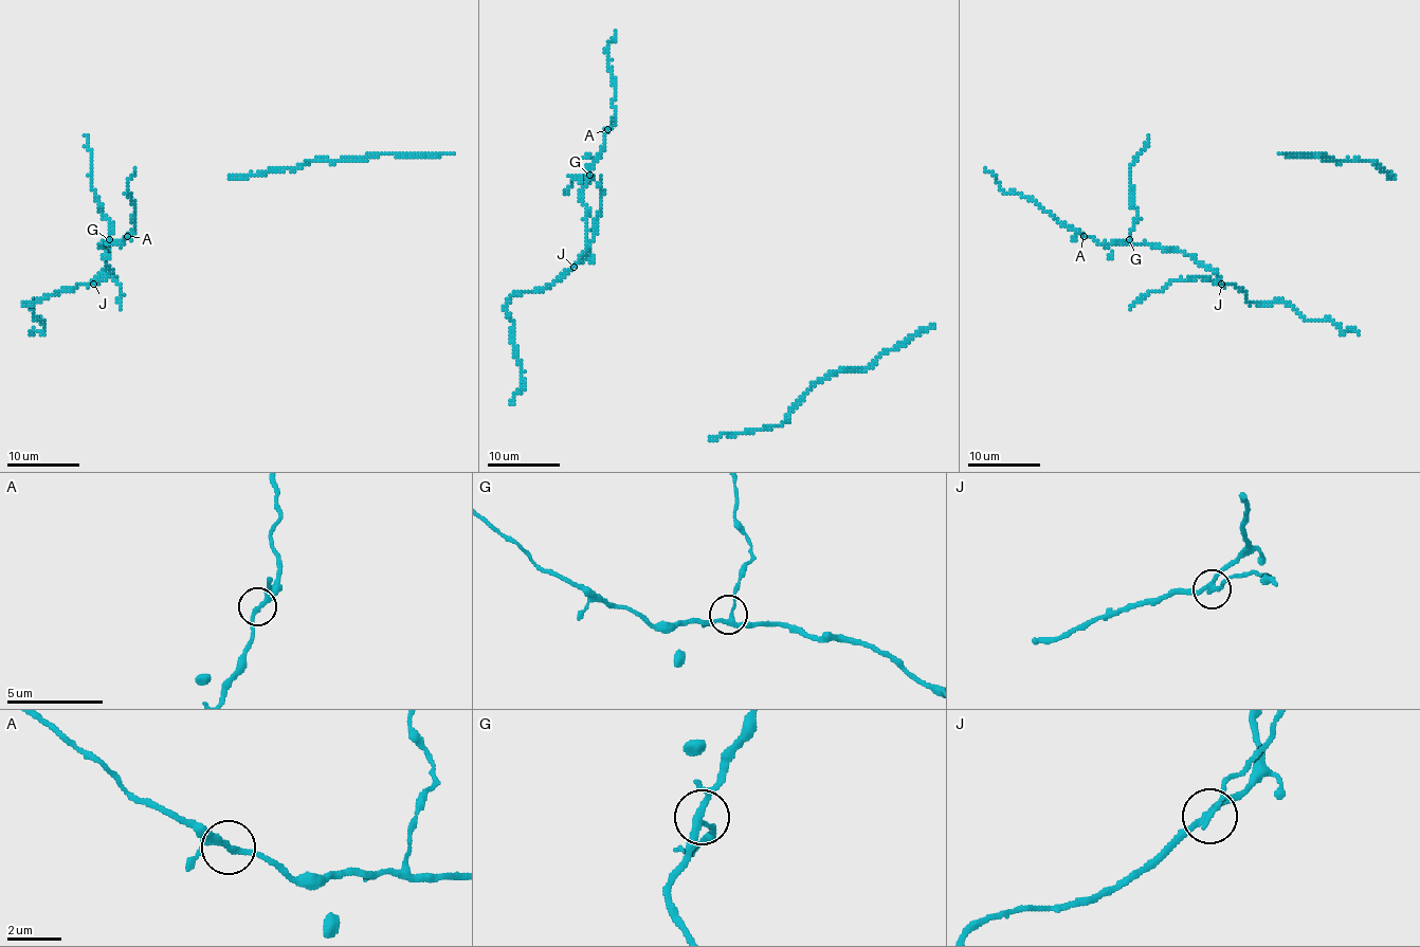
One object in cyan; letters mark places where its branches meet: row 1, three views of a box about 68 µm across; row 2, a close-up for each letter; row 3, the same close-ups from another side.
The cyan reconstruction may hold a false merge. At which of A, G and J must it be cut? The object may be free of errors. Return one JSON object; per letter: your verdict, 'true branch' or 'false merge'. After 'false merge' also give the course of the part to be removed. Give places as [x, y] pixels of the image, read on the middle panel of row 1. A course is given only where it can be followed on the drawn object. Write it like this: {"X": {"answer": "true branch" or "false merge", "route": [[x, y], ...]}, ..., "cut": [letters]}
{"A": {"answer": "true branch"}, "G": {"answer": "true branch"}, "J": {"answer": "false merge", "route": [[575, 267], [596, 233], [595, 220], [600, 205], [602, 175]]}, "cut": ["J"]}

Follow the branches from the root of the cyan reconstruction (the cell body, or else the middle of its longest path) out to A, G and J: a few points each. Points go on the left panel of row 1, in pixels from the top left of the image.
A: (114, 272), (107, 265), (107, 249), (99, 243), (122, 243), (127, 236)
G: (114, 272), (107, 265), (107, 249), (99, 243), (109, 239)
J: (114, 272), (107, 269), (94, 283)

